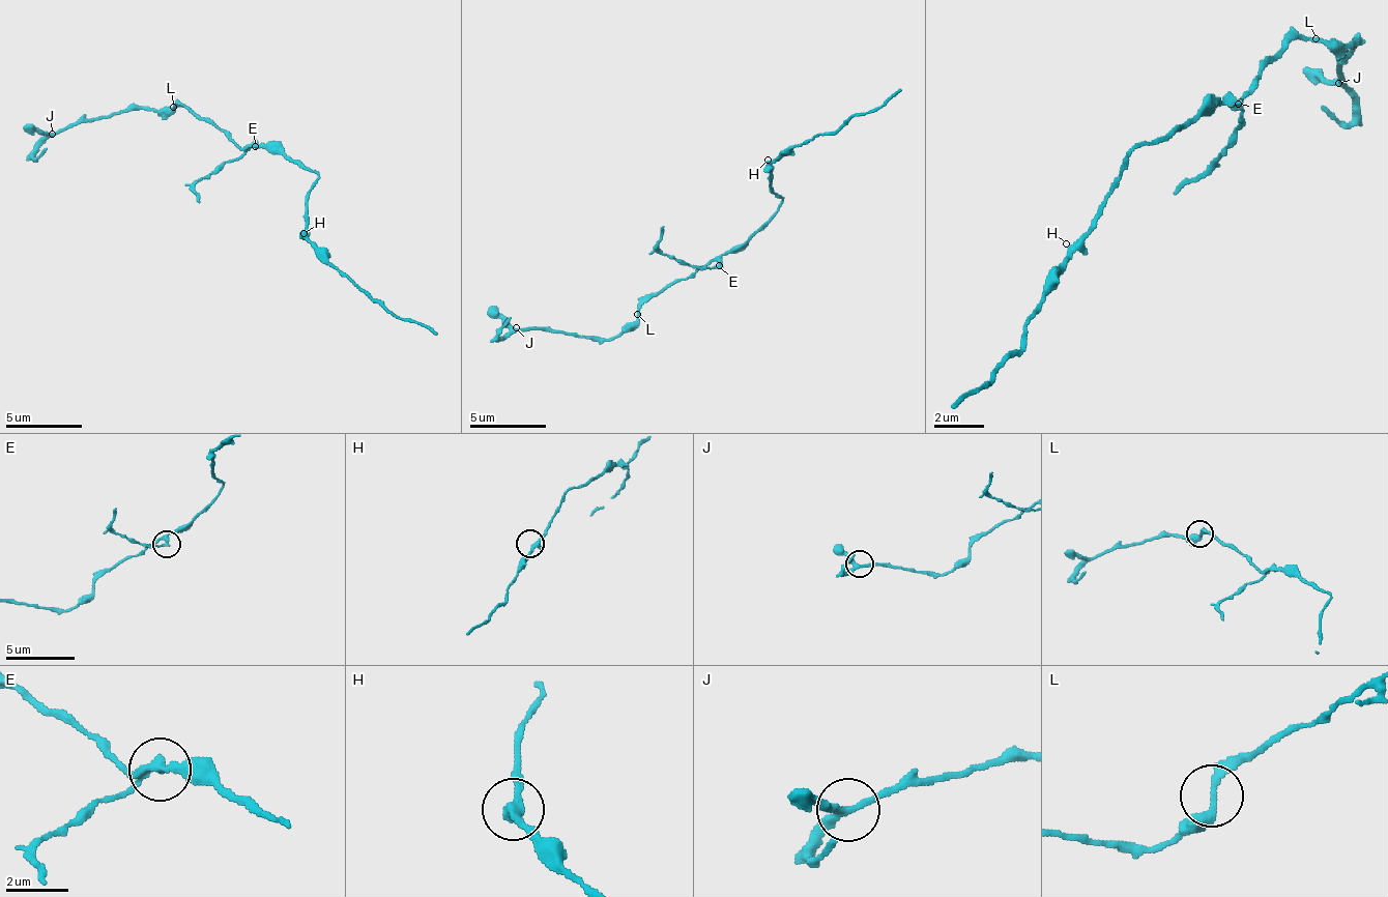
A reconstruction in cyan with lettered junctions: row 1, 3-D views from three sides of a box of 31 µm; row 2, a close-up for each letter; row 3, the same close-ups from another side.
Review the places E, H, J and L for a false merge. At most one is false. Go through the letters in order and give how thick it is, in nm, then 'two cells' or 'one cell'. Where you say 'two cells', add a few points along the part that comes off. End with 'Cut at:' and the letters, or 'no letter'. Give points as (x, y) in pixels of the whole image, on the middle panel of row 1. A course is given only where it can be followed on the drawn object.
E: calibre 200 nm; two cells; course (718, 266), (688, 266), (665, 255), (657, 243), (665, 225)
H: calibre 280 nm; one cell
J: calibre 240 nm; one cell
L: calibre 240 nm; one cell
Cut at: E

